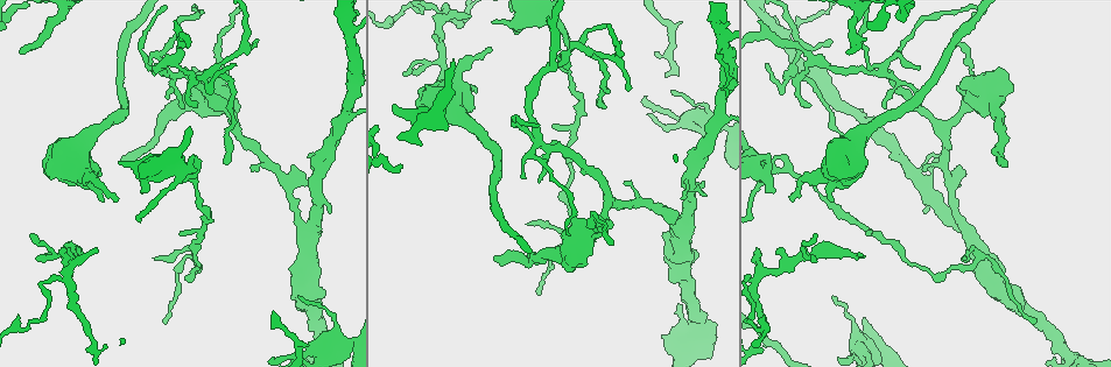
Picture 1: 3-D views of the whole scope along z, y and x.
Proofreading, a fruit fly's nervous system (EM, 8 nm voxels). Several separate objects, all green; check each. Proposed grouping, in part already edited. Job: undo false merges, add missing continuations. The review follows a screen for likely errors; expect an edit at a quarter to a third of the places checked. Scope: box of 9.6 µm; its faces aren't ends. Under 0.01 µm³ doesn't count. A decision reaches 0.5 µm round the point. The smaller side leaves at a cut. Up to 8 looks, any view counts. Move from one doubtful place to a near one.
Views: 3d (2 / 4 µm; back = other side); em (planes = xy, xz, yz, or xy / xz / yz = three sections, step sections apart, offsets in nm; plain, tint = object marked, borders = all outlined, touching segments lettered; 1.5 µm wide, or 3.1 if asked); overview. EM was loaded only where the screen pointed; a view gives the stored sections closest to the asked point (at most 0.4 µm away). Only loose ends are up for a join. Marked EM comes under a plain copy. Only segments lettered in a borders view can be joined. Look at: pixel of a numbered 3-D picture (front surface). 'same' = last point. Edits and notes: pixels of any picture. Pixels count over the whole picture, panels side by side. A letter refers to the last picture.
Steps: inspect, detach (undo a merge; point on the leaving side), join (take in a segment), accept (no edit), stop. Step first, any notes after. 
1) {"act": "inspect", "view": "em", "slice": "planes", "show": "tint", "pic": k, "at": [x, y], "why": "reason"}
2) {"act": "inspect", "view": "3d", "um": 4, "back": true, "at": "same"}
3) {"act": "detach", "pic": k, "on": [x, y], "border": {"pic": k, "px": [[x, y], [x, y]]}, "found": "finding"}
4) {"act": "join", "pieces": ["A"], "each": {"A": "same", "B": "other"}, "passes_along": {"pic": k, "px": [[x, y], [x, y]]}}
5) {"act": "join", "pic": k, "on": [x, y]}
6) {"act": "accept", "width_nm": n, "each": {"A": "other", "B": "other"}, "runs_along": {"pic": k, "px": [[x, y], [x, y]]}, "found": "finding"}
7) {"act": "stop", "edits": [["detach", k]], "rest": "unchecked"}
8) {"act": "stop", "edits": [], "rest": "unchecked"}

{"act": "inspect", "view": "em", "slice": "xy", "step": 4, "show": "tint", "pic": 1, "at": [766, 329], "why": "sharp bend"}

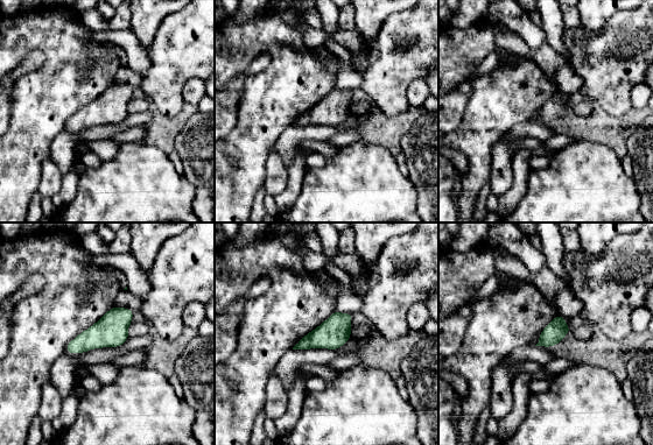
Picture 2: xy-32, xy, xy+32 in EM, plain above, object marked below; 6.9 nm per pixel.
{"act": "inspect", "view": "em", "slice": "planes", "show": "borders", "at": "same"}

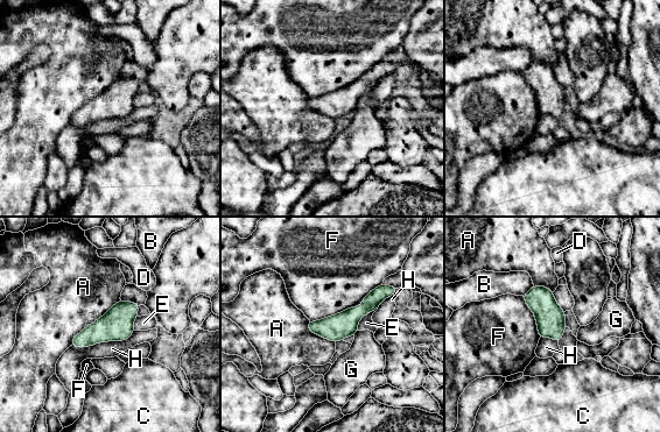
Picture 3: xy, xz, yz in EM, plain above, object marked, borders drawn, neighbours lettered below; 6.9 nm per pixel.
{"act": "accept", "each": {"A": "other", "B": "other", "C": "other", "D": "other", "E": "other", "F": "other", "G": "other", "H": "other"}, "found": "continuous, no second neuron"}

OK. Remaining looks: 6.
{"act": "inspect", "view": "em", "slice": "yz", "step": 4, "show": "borders", "pic": 1, "at": [163, 322], "why": "branch stops here"}

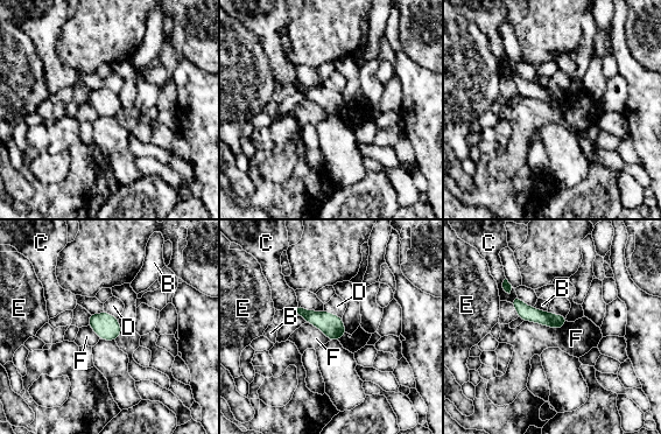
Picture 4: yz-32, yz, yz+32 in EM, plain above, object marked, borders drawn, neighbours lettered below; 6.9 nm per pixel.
{"act": "accept", "longest_contact_nm": ["F", 300], "each": {"B": "other", "C": "other", "D": "other", "E": "other", "F": "other"}, "border": {"pic": 4, "px": [[524, 320], [553, 328], [567, 322]]}, "found": "none of them fits"}

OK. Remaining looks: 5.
{"act": "inspect", "view": "em", "slice": "xz", "step": 8, "show": "tint", "pic": 1, "at": [393, 104], "why": "an open end"}

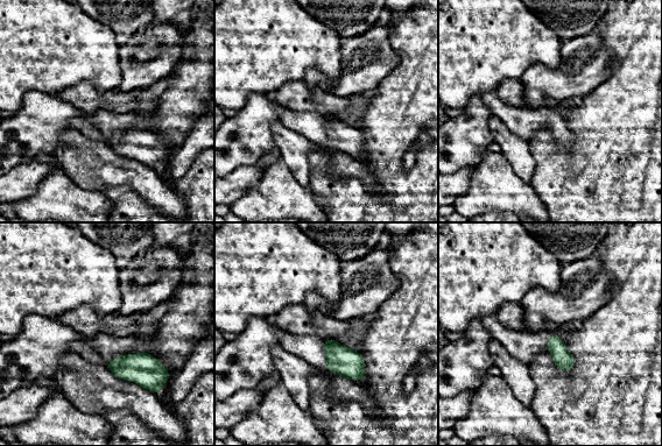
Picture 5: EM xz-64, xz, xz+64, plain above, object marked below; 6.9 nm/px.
{"act": "inspect", "view": "em", "slice": "planes", "show": "borders", "at": "same"}

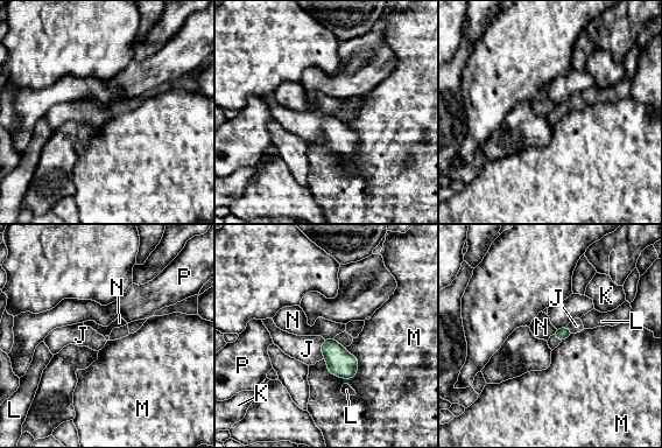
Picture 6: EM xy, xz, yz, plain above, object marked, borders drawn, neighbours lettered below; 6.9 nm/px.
{"act": "join", "pieces": ["J"], "each": {"J": "same", "K": "other", "L": "other", "M": "other", "N": "other", "P": "other"}, "passes_along": {"pic": 6, "px": [[340, 363], [321, 349], [307, 349]]}, "found": "it goes on there"}

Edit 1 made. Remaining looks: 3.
{"act": "stop", "edits": [["join", 6]], "rest": "unchecked"}

